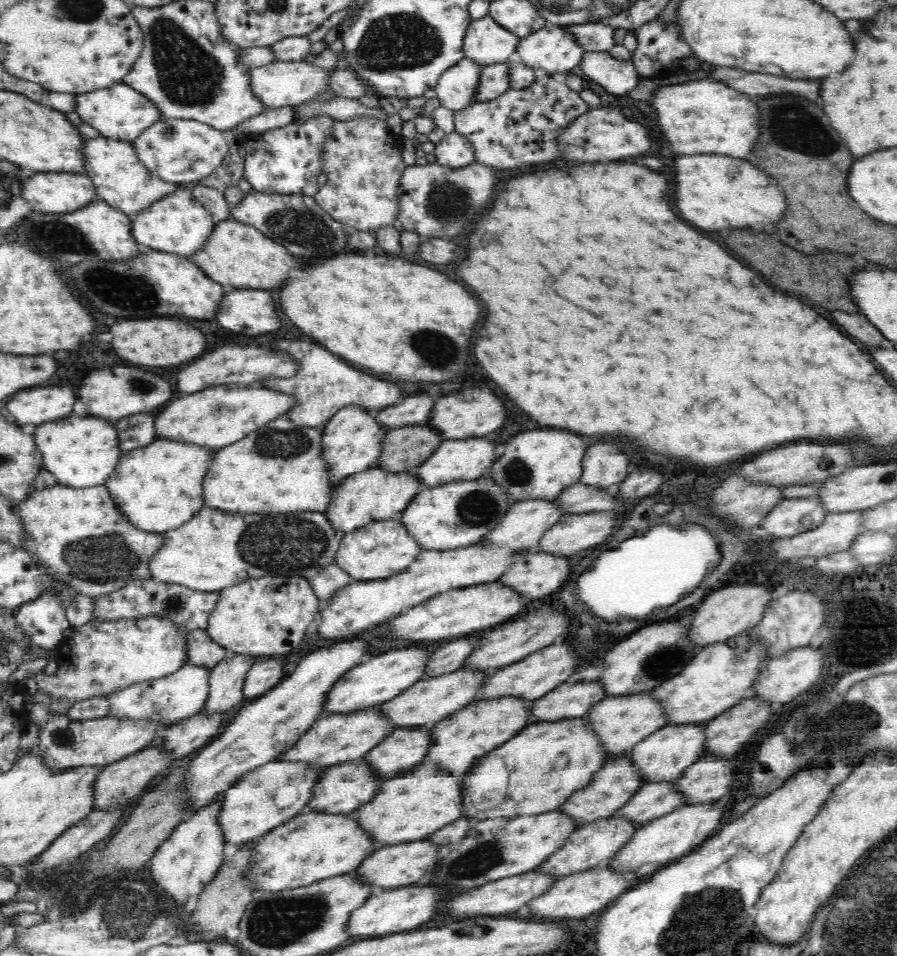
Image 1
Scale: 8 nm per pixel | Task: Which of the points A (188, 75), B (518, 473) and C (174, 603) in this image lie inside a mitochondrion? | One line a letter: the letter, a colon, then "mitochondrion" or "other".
A: mitochondrion
B: mitochondrion
C: mitochondrion

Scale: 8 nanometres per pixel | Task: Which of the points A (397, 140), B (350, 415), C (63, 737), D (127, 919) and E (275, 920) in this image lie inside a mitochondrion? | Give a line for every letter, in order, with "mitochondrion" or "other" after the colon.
A: other
B: other
C: other
D: mitochondrion
E: mitochondrion

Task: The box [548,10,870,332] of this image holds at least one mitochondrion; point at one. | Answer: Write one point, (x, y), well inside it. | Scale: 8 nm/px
(805, 134)

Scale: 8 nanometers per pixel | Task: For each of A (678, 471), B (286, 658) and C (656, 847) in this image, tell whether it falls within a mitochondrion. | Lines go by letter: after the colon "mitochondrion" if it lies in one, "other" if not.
A: other
B: other
C: other

